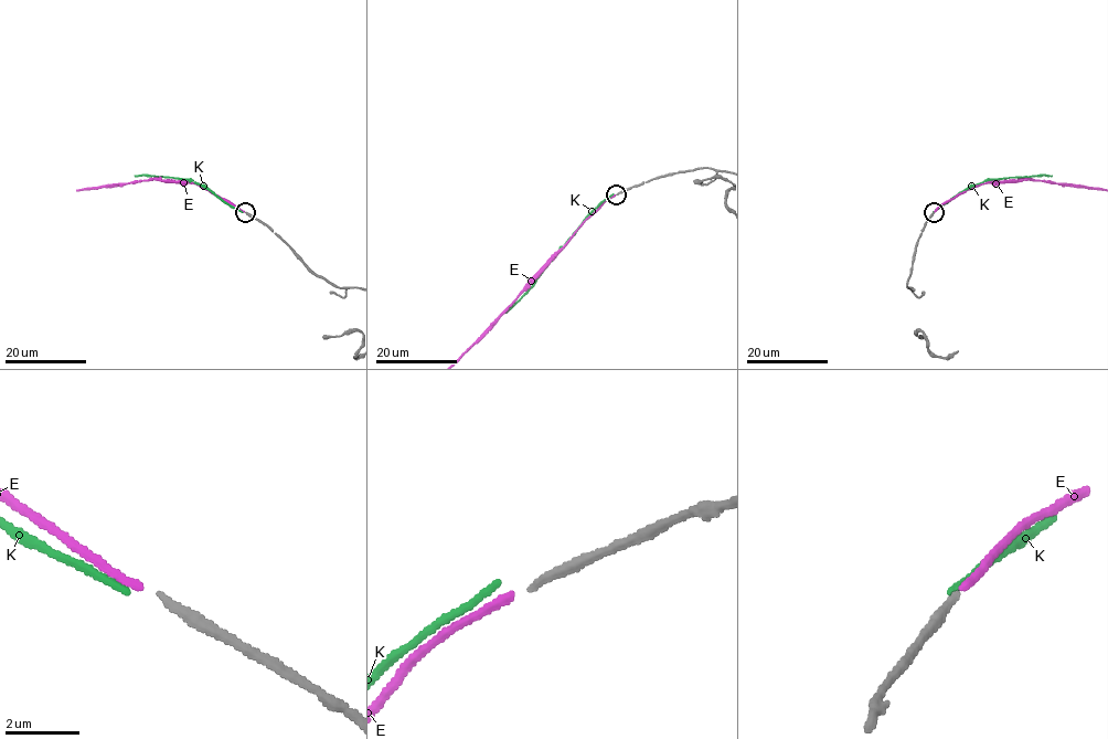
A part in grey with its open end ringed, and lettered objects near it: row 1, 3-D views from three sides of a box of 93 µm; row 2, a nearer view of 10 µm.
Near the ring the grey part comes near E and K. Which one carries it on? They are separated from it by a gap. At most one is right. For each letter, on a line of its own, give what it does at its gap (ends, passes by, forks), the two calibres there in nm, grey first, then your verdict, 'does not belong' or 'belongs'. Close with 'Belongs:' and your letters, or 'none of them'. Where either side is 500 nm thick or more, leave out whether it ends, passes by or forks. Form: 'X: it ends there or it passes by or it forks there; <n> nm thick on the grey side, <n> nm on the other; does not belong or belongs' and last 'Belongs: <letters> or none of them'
E: it ends there; 200 nm thick on the grey side, 240 nm on the other; belongs
K: it ends there; 200 nm thick on the grey side, 180 nm on the other; does not belong
Belongs: E

